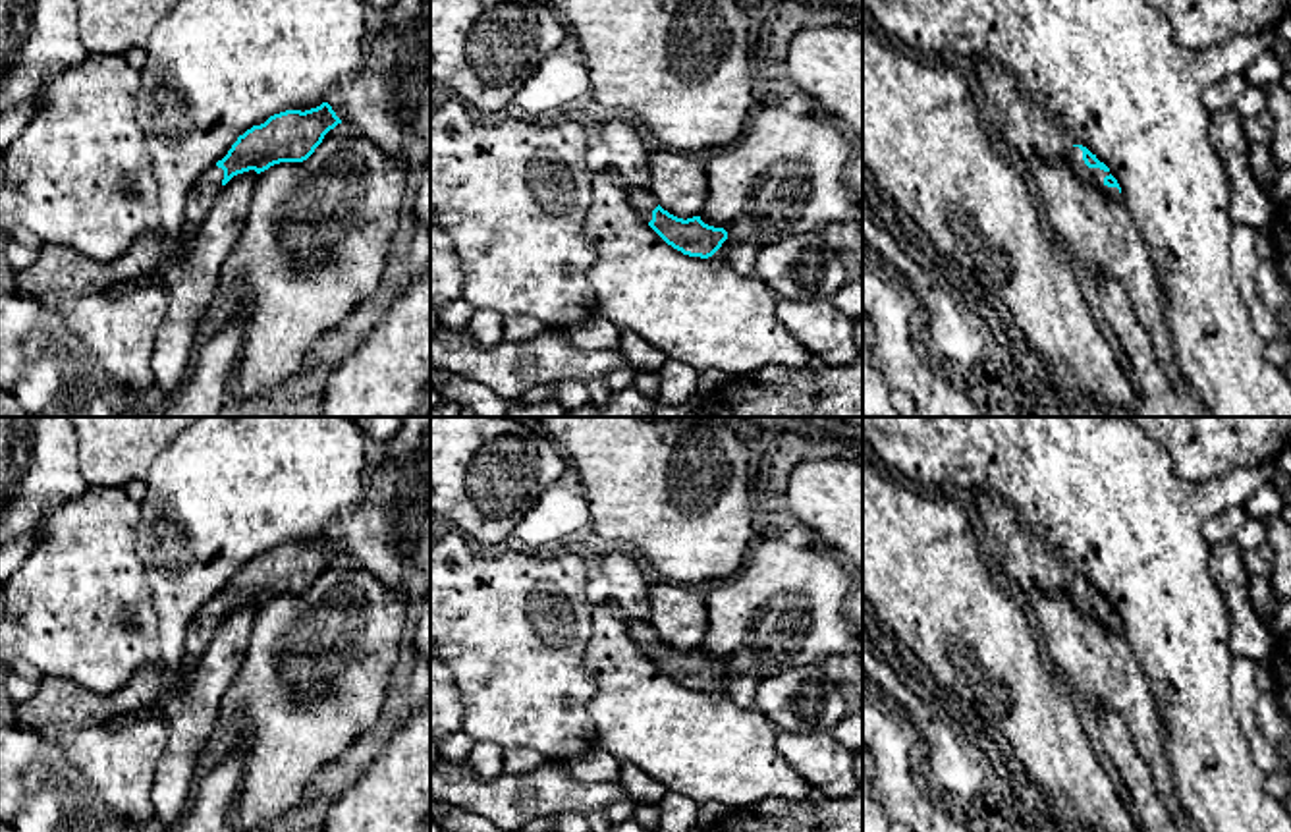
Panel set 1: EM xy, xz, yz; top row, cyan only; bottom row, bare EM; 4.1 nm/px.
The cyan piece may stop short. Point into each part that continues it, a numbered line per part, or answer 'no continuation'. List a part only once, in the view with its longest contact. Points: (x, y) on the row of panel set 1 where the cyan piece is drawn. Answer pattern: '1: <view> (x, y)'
1: yz (1095, 176)

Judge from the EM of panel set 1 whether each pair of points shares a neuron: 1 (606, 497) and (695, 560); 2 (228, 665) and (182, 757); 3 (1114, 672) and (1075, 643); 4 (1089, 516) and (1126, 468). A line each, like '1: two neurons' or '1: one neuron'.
1: one neuron
2: one neuron
3: one neuron
4: one neuron

